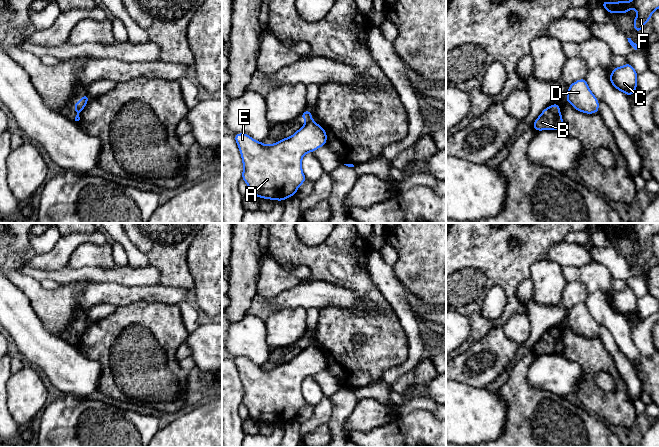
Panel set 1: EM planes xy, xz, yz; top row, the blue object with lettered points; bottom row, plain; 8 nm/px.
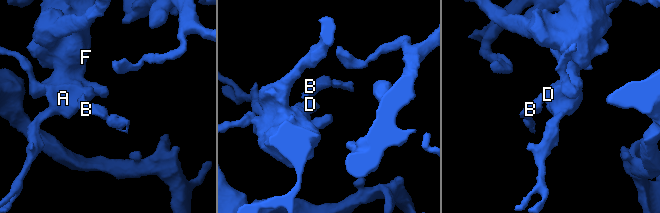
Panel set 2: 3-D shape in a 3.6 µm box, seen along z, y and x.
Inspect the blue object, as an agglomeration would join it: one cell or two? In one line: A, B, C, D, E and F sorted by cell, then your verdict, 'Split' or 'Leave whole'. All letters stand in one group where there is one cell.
Groups: A C D E F / B. Split

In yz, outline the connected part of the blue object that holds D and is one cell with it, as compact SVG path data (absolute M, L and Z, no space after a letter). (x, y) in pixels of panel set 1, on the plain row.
M585 302L579 303L568 310L566 325L579 336L586 338L599 336L599 324L588 311Z

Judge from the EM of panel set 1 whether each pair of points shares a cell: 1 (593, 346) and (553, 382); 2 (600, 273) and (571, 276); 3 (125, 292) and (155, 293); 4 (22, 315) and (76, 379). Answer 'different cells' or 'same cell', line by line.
1: different cells
2: same cell
3: same cell
4: same cell

